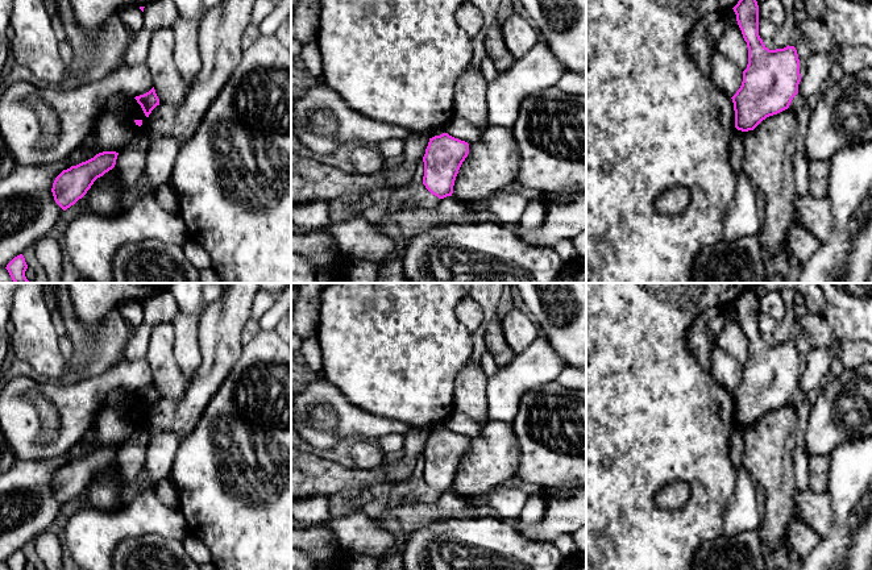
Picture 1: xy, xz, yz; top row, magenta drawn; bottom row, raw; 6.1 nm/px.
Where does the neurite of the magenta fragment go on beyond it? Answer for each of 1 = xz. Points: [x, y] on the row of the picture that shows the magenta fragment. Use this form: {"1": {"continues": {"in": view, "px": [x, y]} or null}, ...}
{"1": {"continues": null}}

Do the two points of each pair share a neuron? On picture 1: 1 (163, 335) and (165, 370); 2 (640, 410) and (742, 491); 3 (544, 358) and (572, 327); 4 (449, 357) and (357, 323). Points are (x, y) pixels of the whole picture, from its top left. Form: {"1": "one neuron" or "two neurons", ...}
{"1": "one neuron", "2": "two neurons", "3": "two neurons", "4": "one neuron"}

